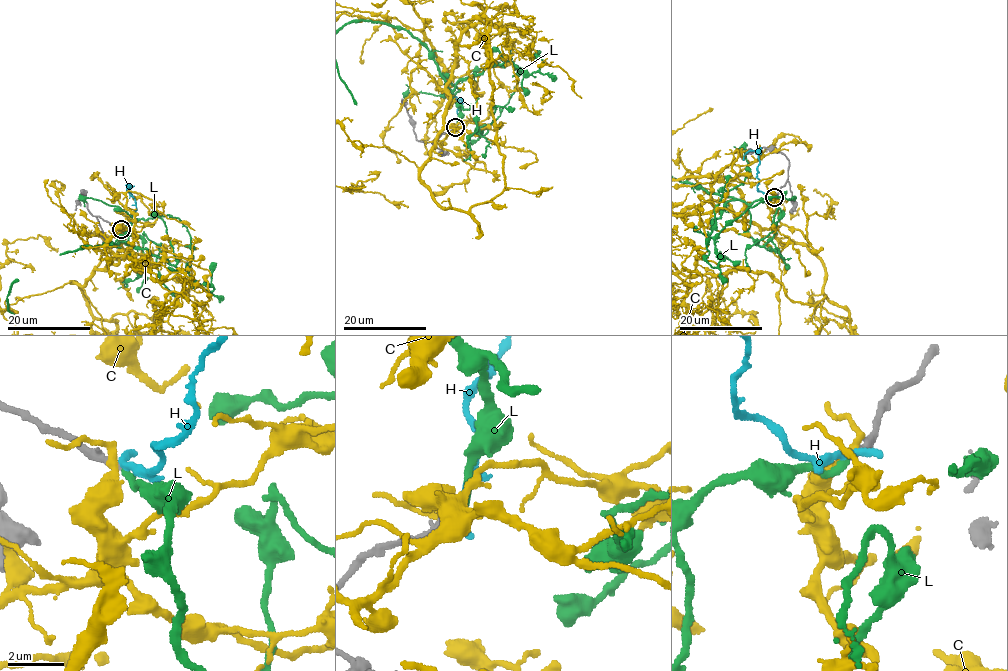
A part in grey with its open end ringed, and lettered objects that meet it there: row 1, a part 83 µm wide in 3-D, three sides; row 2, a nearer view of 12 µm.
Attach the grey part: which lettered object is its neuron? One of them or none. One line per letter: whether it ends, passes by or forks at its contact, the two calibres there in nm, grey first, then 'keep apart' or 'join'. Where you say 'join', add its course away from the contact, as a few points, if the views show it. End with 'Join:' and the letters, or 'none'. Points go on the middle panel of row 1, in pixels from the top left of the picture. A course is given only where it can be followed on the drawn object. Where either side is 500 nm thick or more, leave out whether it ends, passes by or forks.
C: it passes by | 320/260 nm | keep apart
H: it ends | 280/320 nm | keep apart
L: it ends | 190/240 nm | join
Join: L

